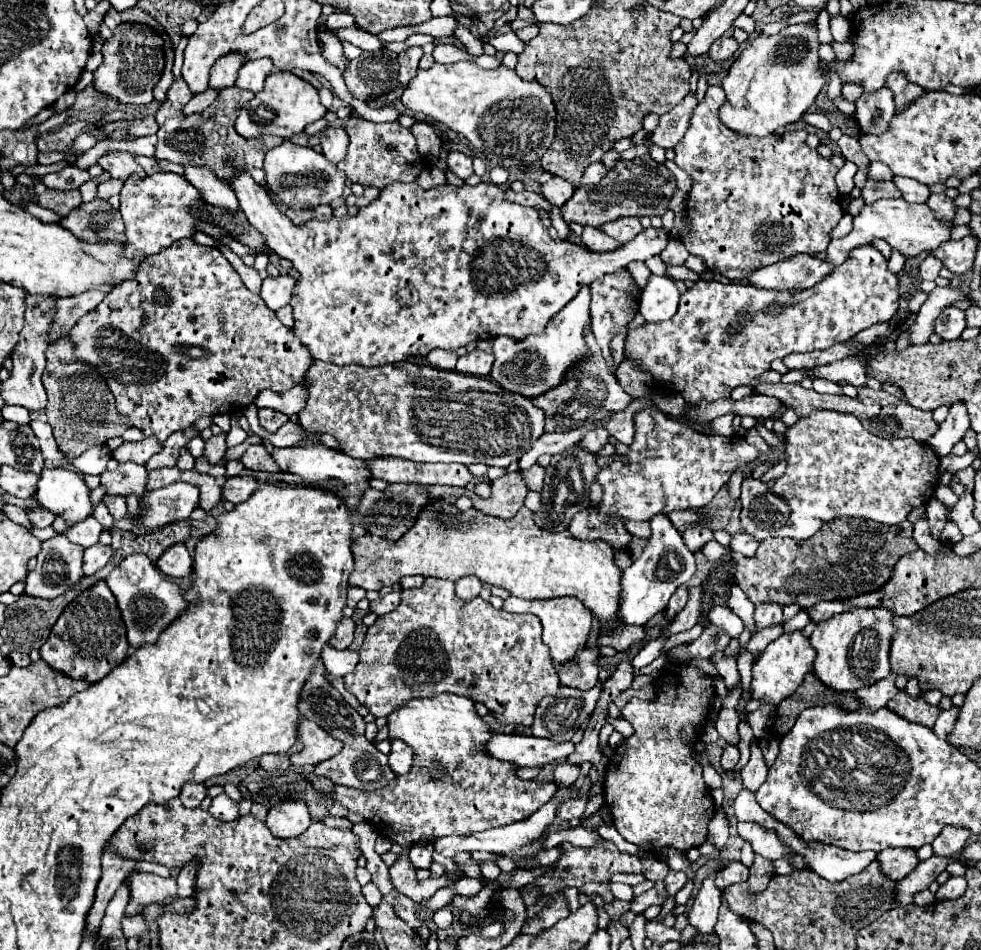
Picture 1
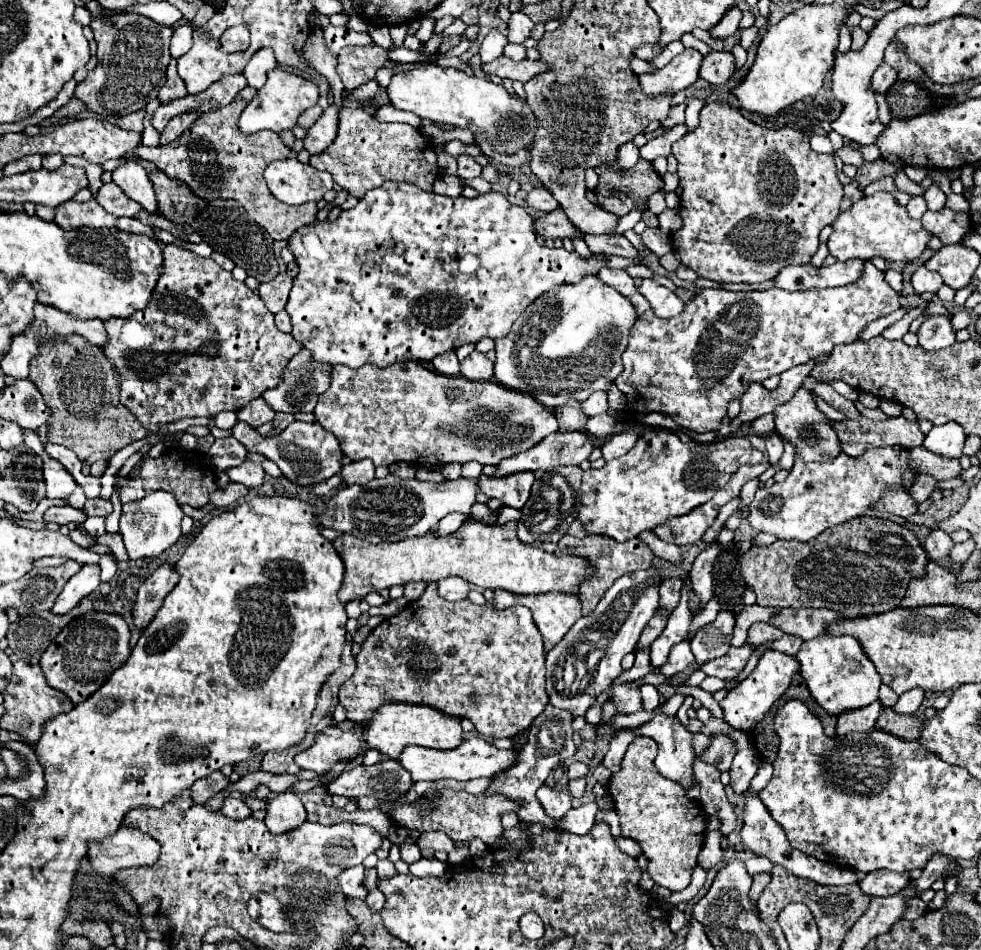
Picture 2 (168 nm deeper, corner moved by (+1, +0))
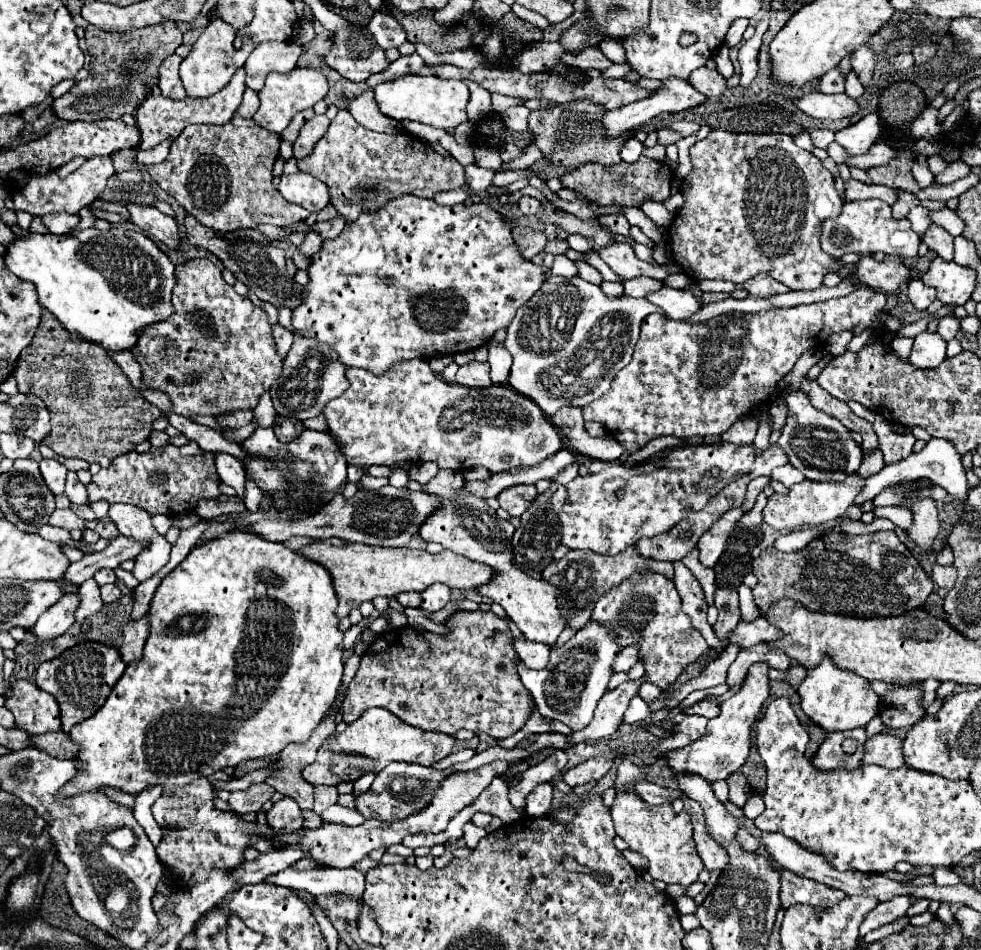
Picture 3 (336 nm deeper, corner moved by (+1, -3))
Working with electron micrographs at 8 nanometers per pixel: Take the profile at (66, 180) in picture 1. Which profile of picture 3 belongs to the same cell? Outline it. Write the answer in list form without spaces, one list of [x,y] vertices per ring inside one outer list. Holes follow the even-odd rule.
[[[110,157],[90,159],[80,169],[70,173],[66,179],[60,179],[56,175],[56,171],[50,171],[44,175],[32,175],[30,181],[22,189],[16,189],[12,193],[14,209],[16,211],[28,211],[30,215],[40,215],[40,217],[48,215],[48,213],[58,213],[58,211],[78,213],[82,207],[90,205],[96,197],[100,197],[100,193],[106,189],[106,183],[112,175],[114,175],[114,167],[112,167]]]

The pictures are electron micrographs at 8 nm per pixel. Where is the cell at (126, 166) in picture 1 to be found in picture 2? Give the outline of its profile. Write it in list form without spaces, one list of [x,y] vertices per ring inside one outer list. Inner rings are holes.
[[[128,160],[124,166],[116,168],[112,174],[112,180],[116,186],[122,188],[122,192],[128,198],[138,202],[146,212],[150,212],[150,214],[156,212],[156,196],[154,196],[152,182],[150,182],[146,170],[138,162]]]

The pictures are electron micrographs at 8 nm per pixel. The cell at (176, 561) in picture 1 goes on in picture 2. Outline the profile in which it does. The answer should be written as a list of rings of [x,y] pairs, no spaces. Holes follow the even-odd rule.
[[[162,564],[154,570],[154,574],[138,588],[138,596],[132,608],[132,624],[142,630],[146,628],[156,612],[160,610],[164,598],[172,592],[178,582],[178,574],[172,566]]]

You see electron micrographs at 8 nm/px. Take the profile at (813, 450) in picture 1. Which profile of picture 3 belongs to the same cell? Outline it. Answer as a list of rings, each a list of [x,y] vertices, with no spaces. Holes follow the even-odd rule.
[[[850,473],[846,475],[844,481],[810,481],[804,479],[802,483],[796,483],[790,487],[790,491],[786,495],[778,495],[774,493],[772,497],[768,497],[768,503],[762,511],[764,523],[782,531],[794,531],[800,527],[814,527],[814,525],[824,525],[830,521],[836,521],[836,517],[844,517],[846,511],[854,505],[854,499],[858,497],[858,493],[862,491],[866,483],[866,477],[860,477],[858,473]]]

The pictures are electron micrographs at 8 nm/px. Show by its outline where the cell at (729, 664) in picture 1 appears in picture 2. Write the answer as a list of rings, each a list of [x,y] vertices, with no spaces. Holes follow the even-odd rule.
[[[752,604],[752,606],[744,606],[738,614],[736,614],[736,626],[734,626],[734,638],[732,638],[732,646],[742,646],[746,642],[746,634],[748,634],[748,628],[758,622],[758,620],[764,620],[768,622],[766,618],[770,618],[776,610],[774,608],[762,608],[758,604]]]

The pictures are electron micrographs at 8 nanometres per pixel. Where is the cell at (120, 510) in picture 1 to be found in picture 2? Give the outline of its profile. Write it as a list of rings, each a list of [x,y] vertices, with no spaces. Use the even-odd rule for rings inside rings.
[[[92,498],[92,500],[86,500],[84,512],[86,516],[108,516],[112,512],[112,504],[102,498]]]

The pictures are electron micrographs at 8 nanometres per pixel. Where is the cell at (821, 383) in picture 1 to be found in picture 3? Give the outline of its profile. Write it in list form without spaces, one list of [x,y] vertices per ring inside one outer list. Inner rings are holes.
[[[804,379],[802,385],[800,385],[800,389],[804,389],[804,391],[810,393],[810,401],[816,405],[816,409],[828,413],[830,417],[836,417],[838,421],[842,421],[844,427],[848,427],[848,429],[852,429],[852,431],[858,431],[858,433],[862,435],[862,449],[864,449],[864,451],[870,451],[870,449],[878,447],[878,437],[876,437],[876,433],[874,433],[872,423],[868,423],[866,419],[860,419],[858,415],[854,415],[844,401],[832,397],[832,395],[830,395],[828,391],[824,391],[816,381],[808,383],[808,381]]]

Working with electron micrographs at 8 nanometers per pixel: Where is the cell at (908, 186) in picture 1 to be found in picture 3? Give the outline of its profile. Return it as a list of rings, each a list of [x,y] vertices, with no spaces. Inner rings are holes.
[[[922,205],[912,207],[912,209],[910,209],[910,213],[908,213],[908,221],[912,223],[912,229],[914,229],[918,235],[922,235],[922,233],[924,233],[924,229],[928,229],[928,225],[932,223],[928,213],[930,213],[930,211],[928,211],[926,207],[922,207]]]

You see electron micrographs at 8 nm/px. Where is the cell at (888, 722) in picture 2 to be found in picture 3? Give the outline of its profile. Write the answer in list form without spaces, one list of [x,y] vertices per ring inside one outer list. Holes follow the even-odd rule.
[[[882,731],[882,733],[876,733],[874,737],[870,737],[864,745],[862,765],[870,765],[870,763],[878,763],[878,765],[884,765],[890,769],[900,767],[904,763],[902,739],[888,731]]]

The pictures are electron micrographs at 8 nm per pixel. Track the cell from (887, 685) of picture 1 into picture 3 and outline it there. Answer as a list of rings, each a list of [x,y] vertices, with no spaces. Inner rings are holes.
[[[864,727],[850,729],[850,731],[834,731],[834,733],[828,733],[826,741],[816,751],[812,763],[818,769],[834,769],[834,767],[854,769],[854,767],[860,767],[862,765],[862,755],[864,755],[864,743],[866,741],[868,741],[868,737],[866,737],[866,729]],[[846,739],[858,741],[856,753],[842,753],[842,743]]]

